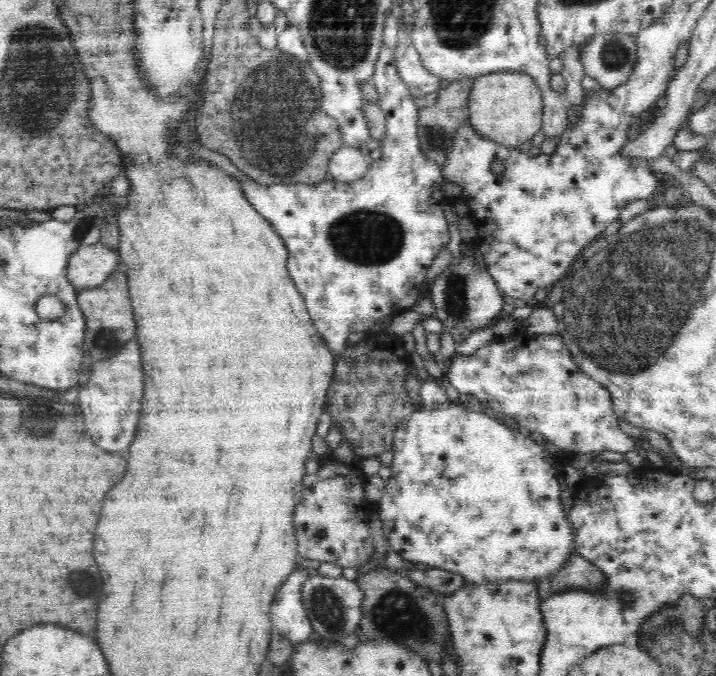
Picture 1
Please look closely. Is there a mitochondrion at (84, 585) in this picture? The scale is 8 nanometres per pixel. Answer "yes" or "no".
yes

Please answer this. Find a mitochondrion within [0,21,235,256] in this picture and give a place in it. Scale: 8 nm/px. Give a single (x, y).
(84, 227)

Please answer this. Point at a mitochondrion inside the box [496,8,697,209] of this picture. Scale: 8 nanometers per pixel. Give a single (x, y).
(614, 55)

